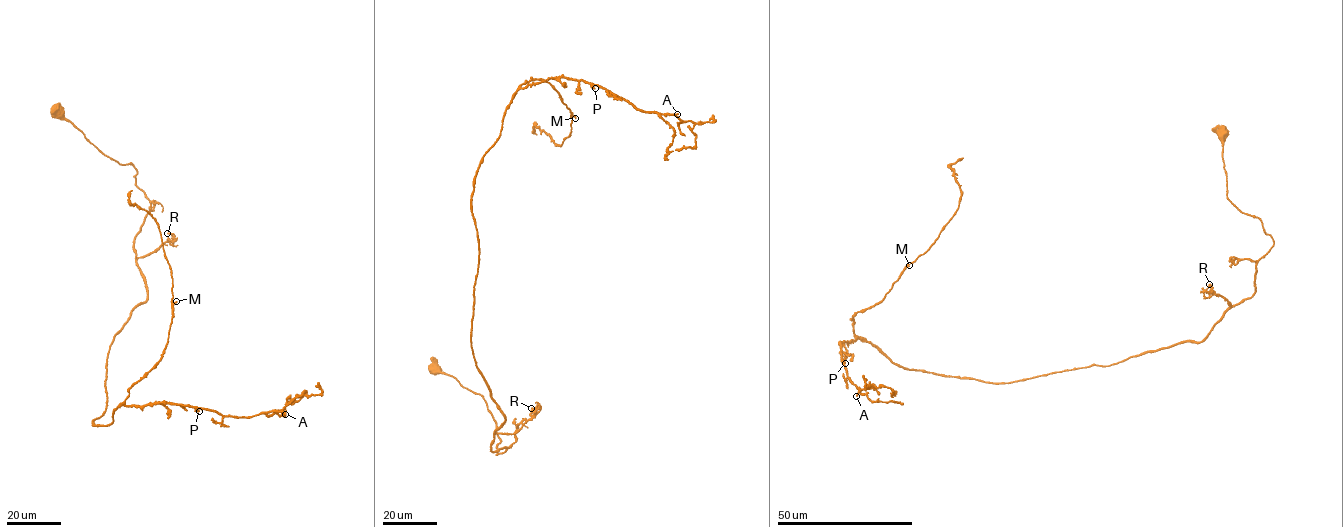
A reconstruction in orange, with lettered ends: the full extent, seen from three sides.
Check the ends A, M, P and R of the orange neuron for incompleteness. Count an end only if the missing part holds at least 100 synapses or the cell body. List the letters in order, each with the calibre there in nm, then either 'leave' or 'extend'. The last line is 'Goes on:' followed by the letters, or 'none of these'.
A: 380 nm | extend
M: 260 nm | leave
P: 440 nm | leave
R: 320 nm | leave
Goes on: A

